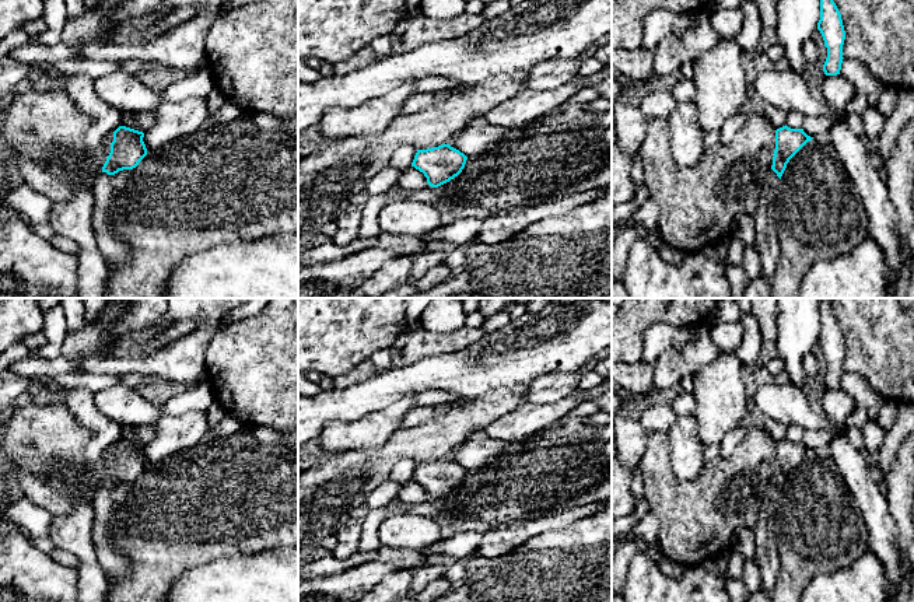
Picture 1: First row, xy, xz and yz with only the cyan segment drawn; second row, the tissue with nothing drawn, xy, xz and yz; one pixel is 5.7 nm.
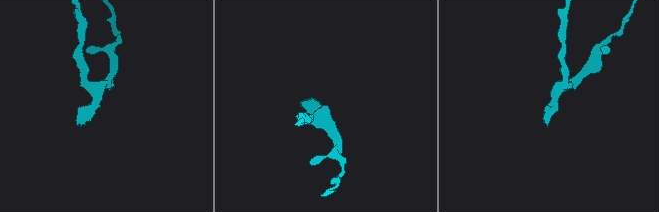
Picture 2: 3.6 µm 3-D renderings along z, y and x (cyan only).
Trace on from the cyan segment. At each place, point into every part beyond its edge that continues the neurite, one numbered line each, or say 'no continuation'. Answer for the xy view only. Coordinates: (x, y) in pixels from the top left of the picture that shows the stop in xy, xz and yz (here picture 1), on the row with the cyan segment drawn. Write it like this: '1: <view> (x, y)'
1: xy (114, 249)

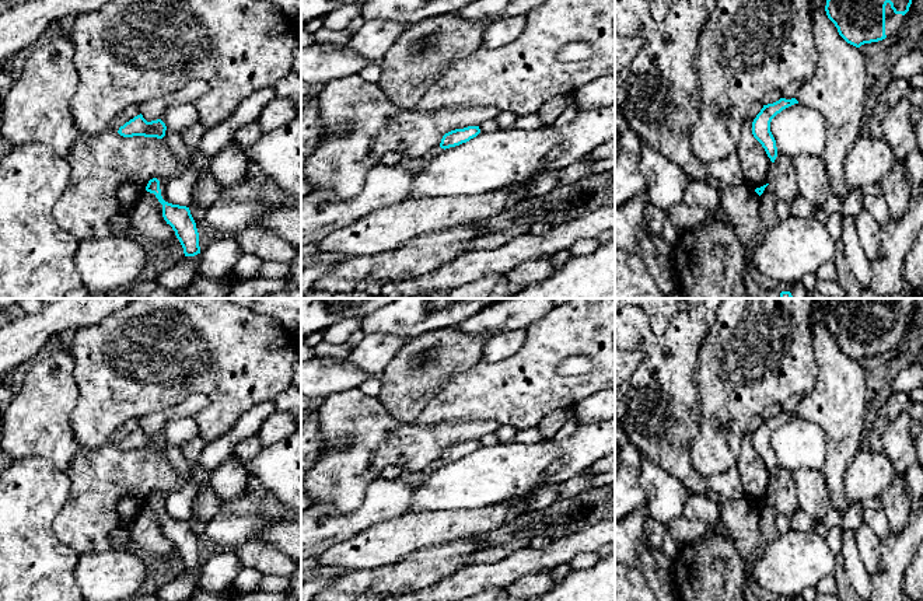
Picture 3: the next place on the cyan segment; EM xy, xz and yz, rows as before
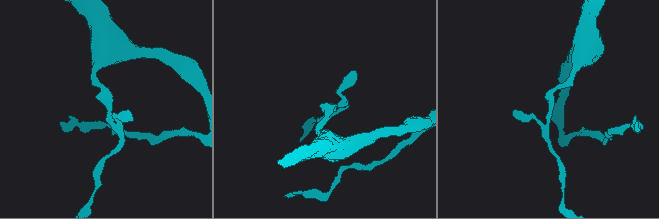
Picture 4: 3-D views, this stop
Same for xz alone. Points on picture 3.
no continuation

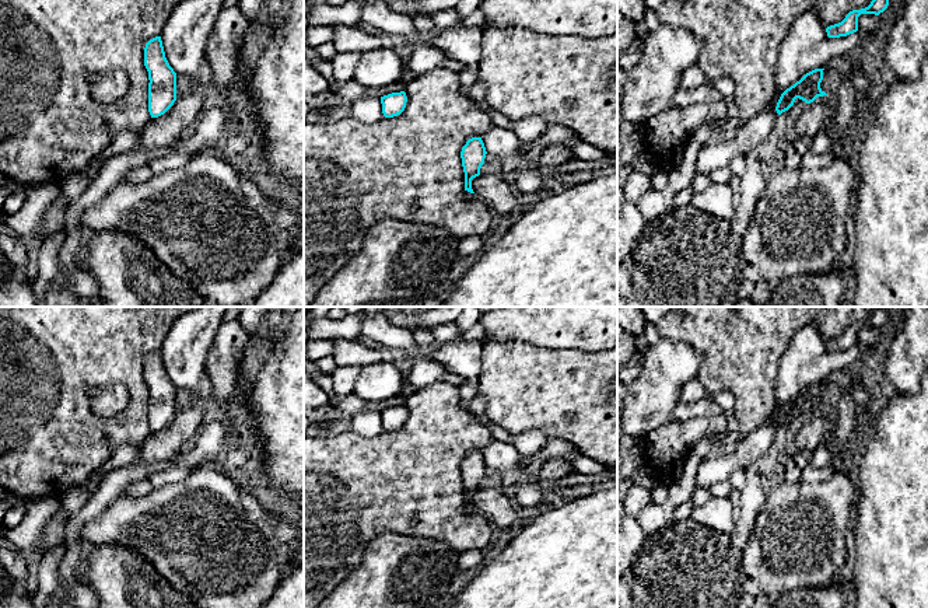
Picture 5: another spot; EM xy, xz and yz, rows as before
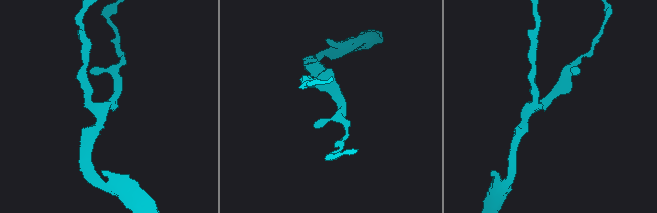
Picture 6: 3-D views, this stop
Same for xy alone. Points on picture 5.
no continuation

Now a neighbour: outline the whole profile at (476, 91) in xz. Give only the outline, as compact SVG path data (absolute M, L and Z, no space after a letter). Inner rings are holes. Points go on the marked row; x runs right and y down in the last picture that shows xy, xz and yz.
M479 78L465 91L473 102L488 105L486 101L486 85Z

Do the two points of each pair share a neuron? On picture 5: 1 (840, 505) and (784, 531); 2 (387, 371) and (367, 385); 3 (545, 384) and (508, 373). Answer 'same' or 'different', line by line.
1: same
2: same
3: same

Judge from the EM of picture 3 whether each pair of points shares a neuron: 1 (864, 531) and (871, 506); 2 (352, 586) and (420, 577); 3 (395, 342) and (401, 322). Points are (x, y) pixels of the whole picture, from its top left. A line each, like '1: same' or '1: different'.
1: different
2: same
3: different

